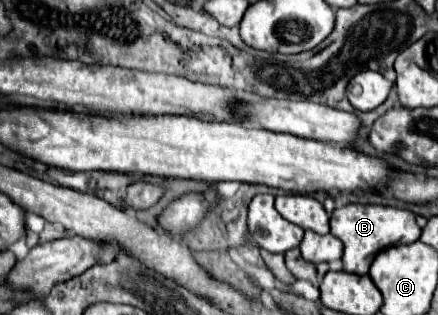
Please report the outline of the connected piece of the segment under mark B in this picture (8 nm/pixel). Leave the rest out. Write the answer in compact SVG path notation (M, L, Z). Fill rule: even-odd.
M346 204L332 212L330 232L338 236L344 244L344 270L352 274L368 274L376 254L394 244L412 244L420 238L422 230L416 224L416 214L392 206L364 206L364 204Z

